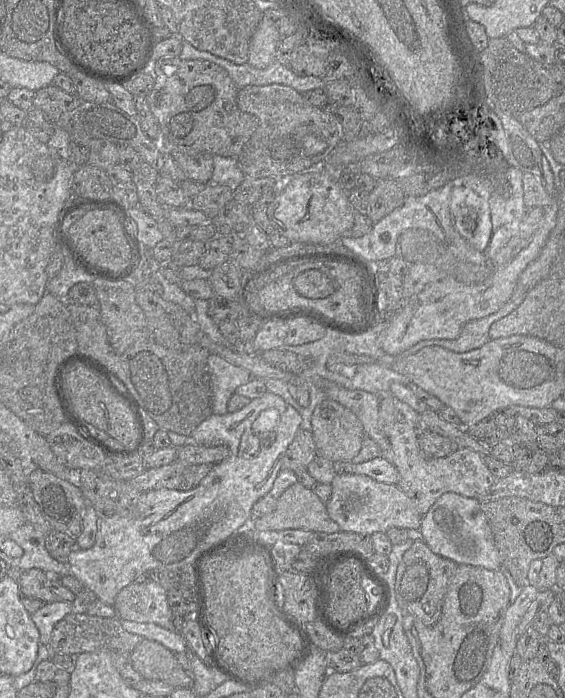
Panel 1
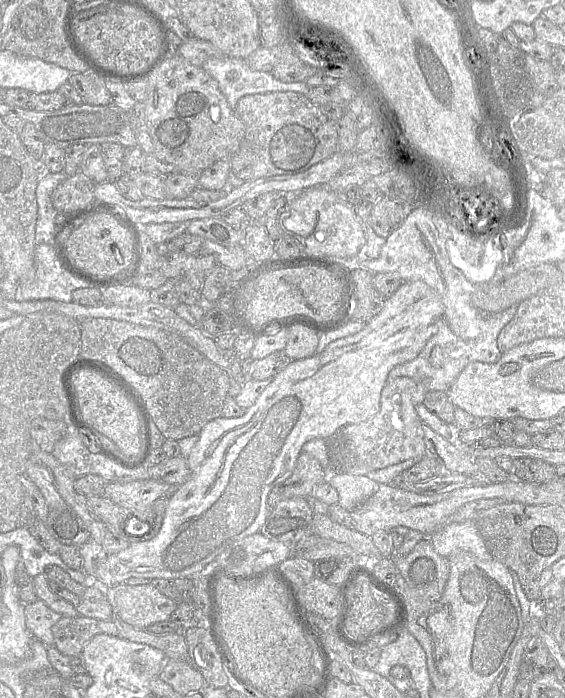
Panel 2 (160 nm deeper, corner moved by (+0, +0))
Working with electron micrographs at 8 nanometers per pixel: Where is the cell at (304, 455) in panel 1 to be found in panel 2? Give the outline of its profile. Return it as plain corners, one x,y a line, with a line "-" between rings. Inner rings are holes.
301,452
292,475
276,485
268,495
269,510
280,501
293,497
309,497
313,489
325,482
325,470
312,455

